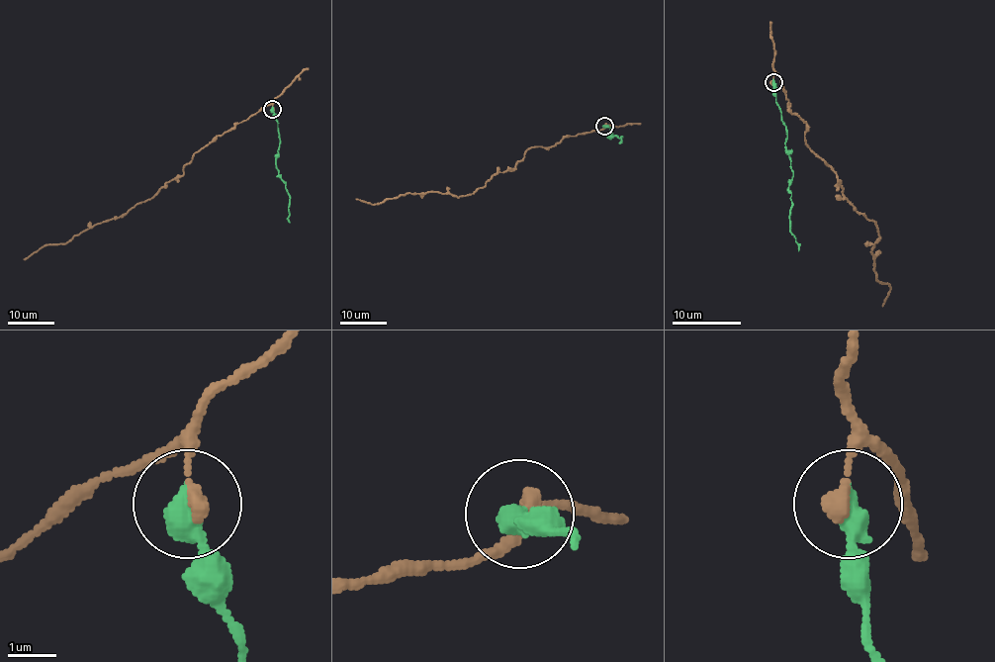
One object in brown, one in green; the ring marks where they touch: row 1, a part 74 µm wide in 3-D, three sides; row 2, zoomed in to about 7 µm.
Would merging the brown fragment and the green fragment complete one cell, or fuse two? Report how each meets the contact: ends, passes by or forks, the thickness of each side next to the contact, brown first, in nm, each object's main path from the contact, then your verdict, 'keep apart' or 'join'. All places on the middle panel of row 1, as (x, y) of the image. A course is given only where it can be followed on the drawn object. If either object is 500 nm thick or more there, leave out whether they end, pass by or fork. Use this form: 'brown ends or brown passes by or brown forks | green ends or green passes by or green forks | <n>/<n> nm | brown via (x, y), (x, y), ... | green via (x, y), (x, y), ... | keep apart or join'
320/500 nm | brown via (604, 125), (548, 147), (531, 146), (515, 168), (497, 172), (472, 194), (404, 194), (372, 204), (356, 199) | green via (604, 126), (612, 134), (607, 138), (622, 136), (622, 141) | keep apart

